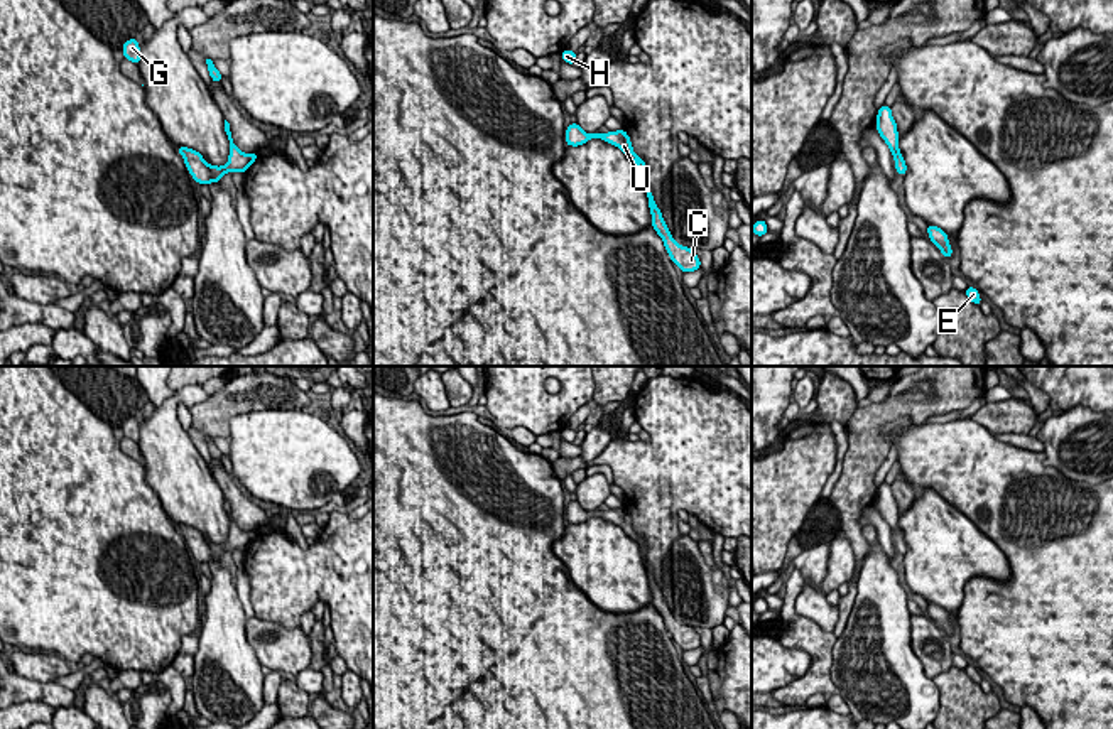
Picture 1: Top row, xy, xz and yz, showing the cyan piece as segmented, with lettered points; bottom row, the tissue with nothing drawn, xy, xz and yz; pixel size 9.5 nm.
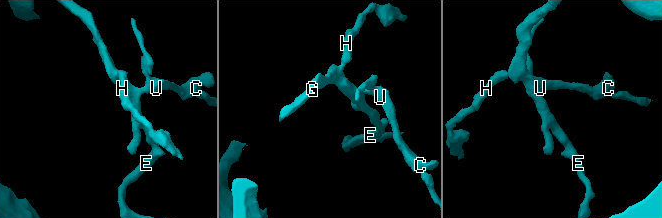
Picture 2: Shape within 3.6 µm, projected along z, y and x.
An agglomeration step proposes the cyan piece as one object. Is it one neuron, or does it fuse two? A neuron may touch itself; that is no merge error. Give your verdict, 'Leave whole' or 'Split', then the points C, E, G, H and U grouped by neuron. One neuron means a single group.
Leave whole. Groups: C E G H U

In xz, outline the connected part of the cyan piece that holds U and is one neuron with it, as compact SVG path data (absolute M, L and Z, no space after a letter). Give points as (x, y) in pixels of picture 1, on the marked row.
M569 123L569 127L566 128L564 138L566 138L566 145L571 145L571 147L583 145L591 138L601 138L601 140L618 147L632 162L635 162L638 165L640 177L645 186L649 208L650 208L650 214L652 214L652 228L662 238L664 246L665 246L667 255L671 256L672 263L677 265L684 273L696 272L701 268L701 262L699 262L699 256L696 255L696 251L692 248L679 245L672 238L669 228L665 226L662 213L657 208L655 199L654 199L652 191L647 182L647 165L645 165L643 159L640 159L633 152L632 140L627 135L625 128L616 130L616 132L608 132L608 133L600 133L600 132L586 133L581 130L581 127L578 123Z

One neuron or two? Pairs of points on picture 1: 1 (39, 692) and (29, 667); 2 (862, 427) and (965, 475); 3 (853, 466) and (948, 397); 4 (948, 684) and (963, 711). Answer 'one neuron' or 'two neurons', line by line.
1: two neurons
2: two neurons
3: one neuron
4: one neuron

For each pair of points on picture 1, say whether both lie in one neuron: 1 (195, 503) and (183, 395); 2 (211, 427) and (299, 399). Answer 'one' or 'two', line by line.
1: one
2: one

